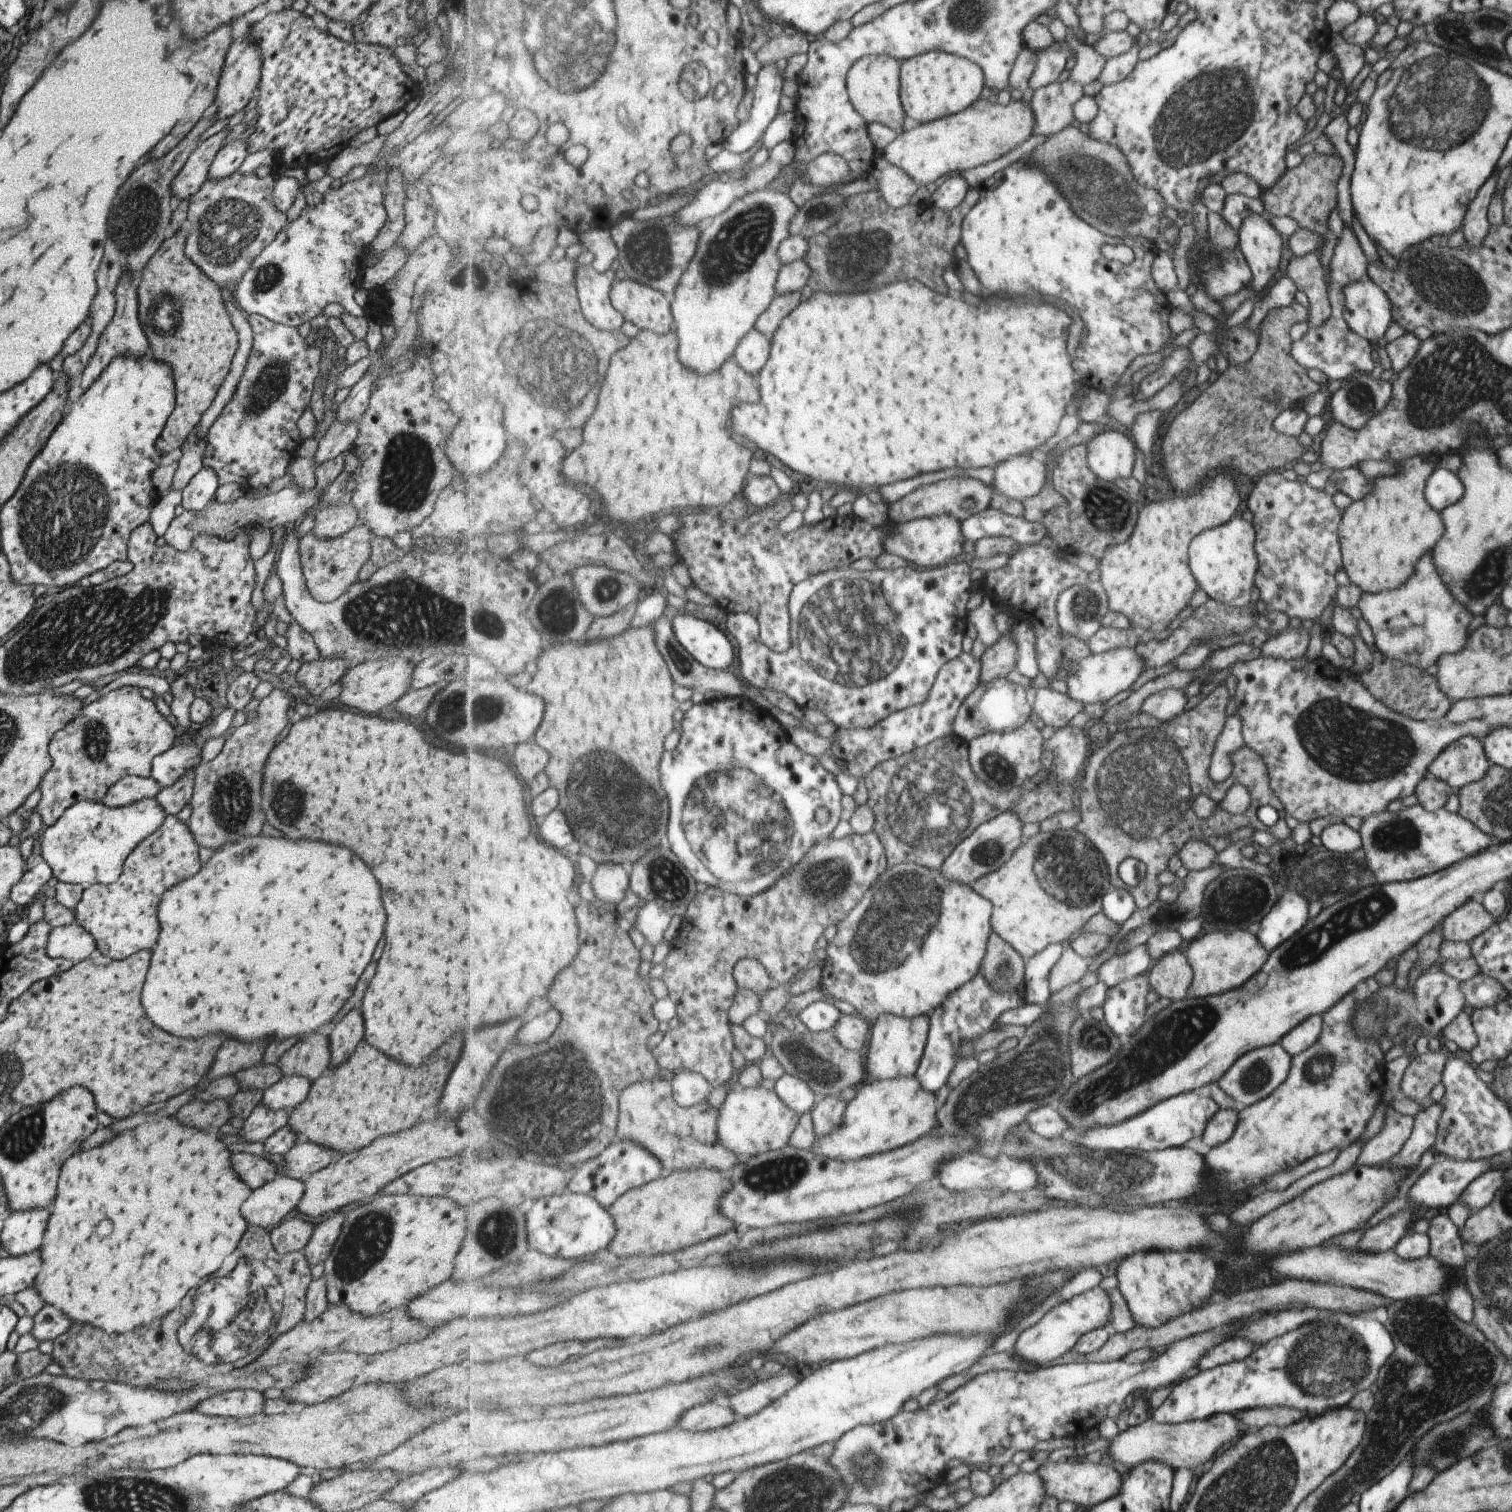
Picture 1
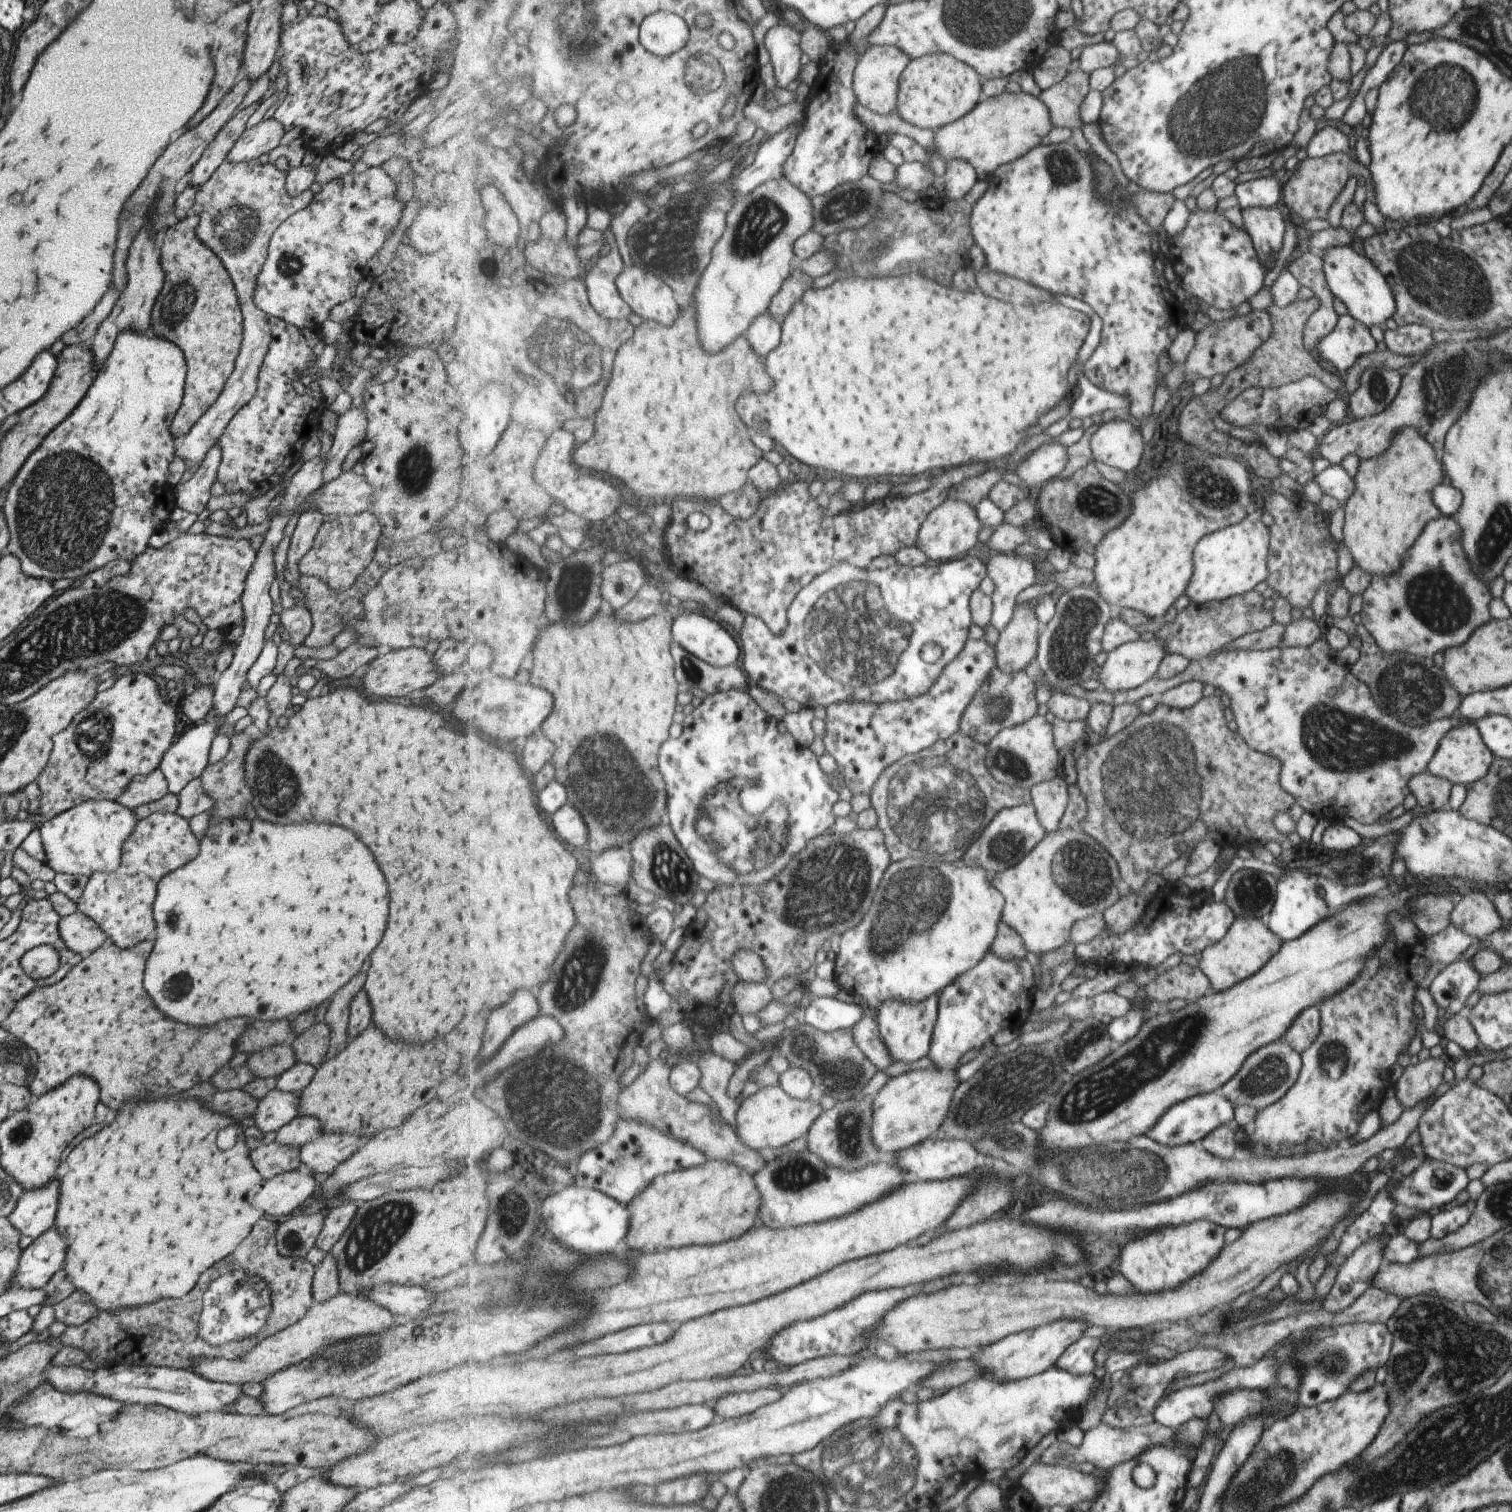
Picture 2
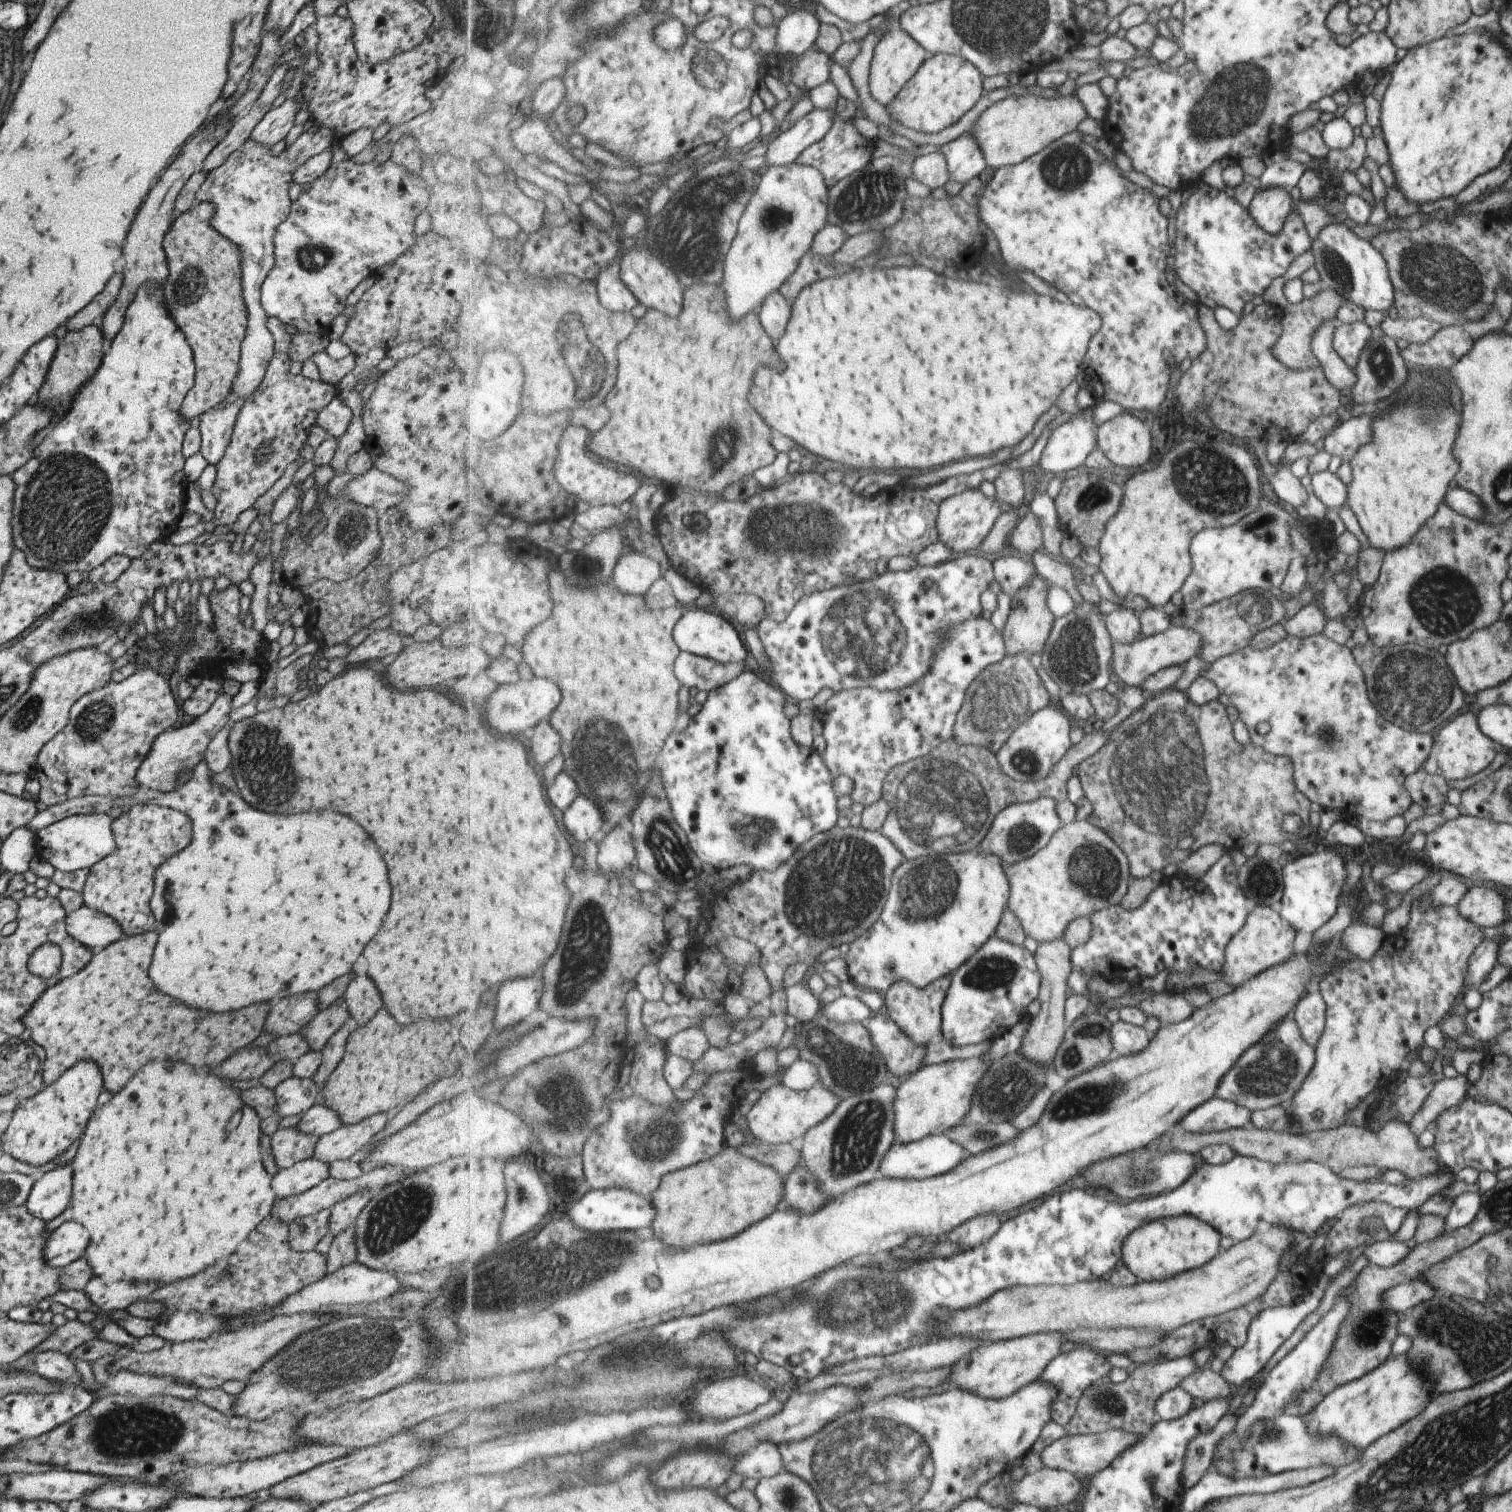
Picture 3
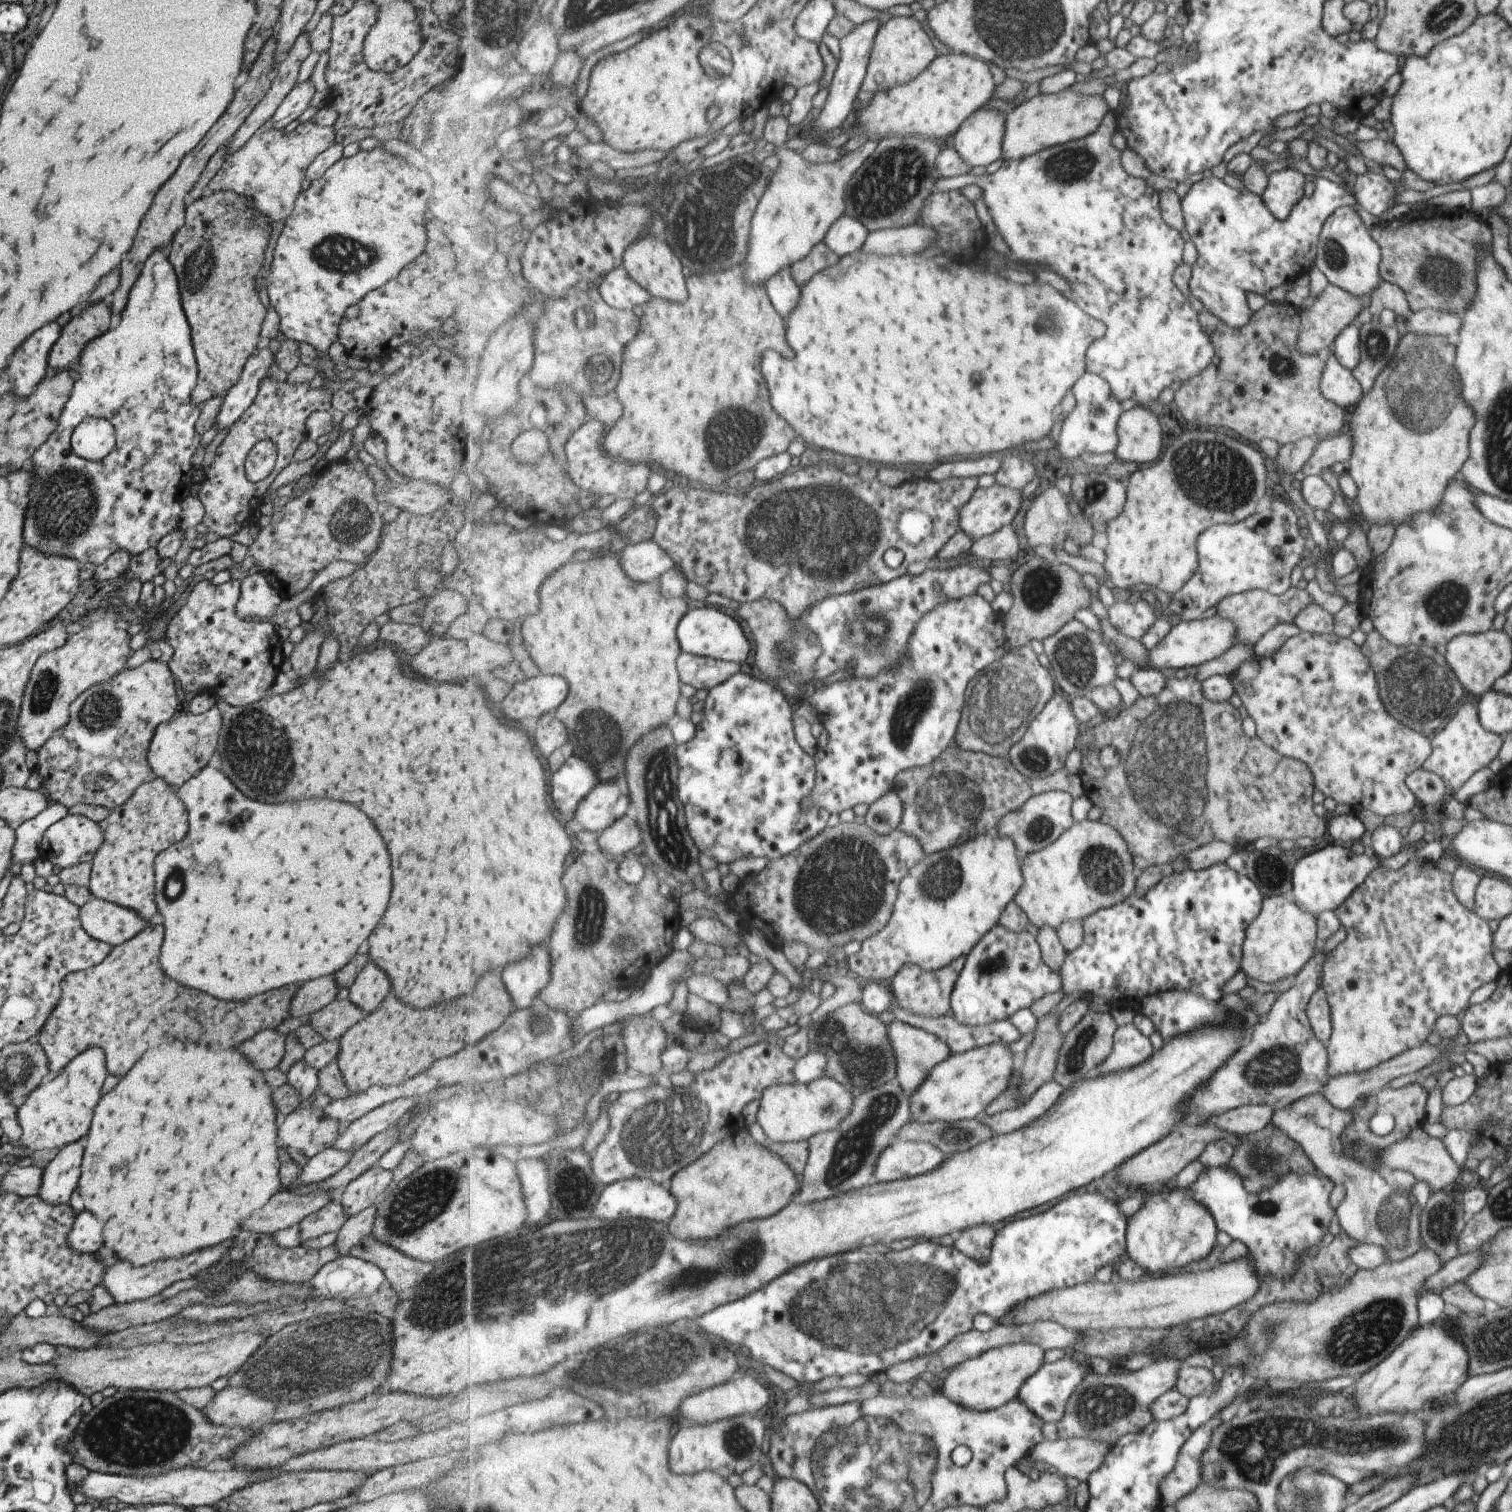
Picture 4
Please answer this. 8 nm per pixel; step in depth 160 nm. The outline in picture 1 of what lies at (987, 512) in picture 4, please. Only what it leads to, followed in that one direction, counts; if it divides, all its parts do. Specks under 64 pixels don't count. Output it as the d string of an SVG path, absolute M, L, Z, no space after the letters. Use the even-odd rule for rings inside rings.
M953 516L921 518L919 520L895 523L889 527L889 536L885 538L885 553L901 556L915 567L933 569L941 567L959 554L963 554L965 535L961 520Z

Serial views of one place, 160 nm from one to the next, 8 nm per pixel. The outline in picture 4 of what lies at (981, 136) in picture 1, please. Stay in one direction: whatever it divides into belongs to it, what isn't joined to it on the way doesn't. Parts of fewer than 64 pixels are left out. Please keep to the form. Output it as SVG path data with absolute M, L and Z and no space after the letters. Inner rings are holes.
M1071 90L1058 94L1044 94L1023 101L1007 115L1007 128L1003 138L1004 161L1021 161L1056 145L1089 137L1097 132L1103 118L1113 111L1107 100L1099 94L1075 94Z

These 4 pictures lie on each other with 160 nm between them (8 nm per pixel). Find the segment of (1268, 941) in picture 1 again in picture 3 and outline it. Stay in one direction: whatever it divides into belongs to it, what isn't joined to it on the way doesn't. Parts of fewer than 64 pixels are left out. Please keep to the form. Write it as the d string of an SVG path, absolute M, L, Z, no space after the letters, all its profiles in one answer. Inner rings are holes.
M1325 849L1291 860L1289 864L1283 866L1282 872L1281 897L1275 904L1284 922L1289 923L1296 930L1295 952L1305 953L1313 933L1336 914L1337 898L1345 884L1343 860L1335 851Z

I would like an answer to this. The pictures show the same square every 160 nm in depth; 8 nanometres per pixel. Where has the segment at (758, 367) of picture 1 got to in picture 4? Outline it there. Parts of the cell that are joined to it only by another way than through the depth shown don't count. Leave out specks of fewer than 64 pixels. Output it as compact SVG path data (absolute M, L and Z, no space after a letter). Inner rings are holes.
M792 266L785 267L765 283L770 299L784 316L787 324L790 312L793 312L793 309L798 305L802 291L802 287L797 284L793 276Z

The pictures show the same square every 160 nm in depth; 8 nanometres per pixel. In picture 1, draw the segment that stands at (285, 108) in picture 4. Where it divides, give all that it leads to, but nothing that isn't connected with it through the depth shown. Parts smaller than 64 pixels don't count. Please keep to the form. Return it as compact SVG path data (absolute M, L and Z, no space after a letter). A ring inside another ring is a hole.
M234 139L225 143L213 157L208 168L208 178L219 180L237 171L239 165L248 155L246 141Z

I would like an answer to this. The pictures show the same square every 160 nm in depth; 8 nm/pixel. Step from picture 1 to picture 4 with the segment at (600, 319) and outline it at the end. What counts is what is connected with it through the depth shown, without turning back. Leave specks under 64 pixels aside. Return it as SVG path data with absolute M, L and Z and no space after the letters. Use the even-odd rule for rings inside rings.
M624 265L605 275L599 289L605 302L616 309L643 306L651 300L649 291L629 274Z

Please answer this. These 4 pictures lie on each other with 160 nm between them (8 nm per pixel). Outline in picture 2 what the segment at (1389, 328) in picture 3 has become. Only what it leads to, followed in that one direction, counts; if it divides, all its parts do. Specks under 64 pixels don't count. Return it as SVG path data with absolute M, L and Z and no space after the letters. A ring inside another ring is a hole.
M1409 323L1394 330L1385 329L1383 332L1386 348L1403 356L1423 353L1435 343L1432 330L1422 324Z

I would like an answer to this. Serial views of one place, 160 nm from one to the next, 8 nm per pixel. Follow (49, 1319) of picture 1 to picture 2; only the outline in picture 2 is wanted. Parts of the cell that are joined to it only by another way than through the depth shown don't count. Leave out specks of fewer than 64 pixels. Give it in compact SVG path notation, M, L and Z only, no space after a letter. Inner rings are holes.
M73 1291L65 1299L52 1306L54 1320L65 1322L67 1326L79 1326L98 1313L98 1308L86 1294Z

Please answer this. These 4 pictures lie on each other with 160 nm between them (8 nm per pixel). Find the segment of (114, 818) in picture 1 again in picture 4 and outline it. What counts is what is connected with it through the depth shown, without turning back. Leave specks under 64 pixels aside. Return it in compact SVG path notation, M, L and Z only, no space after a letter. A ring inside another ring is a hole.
M67 814L43 832L38 858L63 869L90 863L101 848L103 832L99 824L80 814Z

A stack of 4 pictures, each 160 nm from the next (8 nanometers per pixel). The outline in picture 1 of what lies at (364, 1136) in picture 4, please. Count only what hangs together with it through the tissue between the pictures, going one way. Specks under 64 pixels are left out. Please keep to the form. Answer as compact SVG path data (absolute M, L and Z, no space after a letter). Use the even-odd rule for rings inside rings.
M298 1139L282 1157L283 1164L276 1166L276 1174L303 1181L309 1174L322 1170L333 1160L333 1150L319 1144Z

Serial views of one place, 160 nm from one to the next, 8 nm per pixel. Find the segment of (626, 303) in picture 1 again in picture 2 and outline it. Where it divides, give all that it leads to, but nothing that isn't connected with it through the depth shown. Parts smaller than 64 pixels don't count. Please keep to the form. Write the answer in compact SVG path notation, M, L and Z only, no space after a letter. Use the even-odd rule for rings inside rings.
M634 264L617 277L622 297L633 306L634 313L647 321L673 326L679 318L679 304L673 287L661 280L657 273Z

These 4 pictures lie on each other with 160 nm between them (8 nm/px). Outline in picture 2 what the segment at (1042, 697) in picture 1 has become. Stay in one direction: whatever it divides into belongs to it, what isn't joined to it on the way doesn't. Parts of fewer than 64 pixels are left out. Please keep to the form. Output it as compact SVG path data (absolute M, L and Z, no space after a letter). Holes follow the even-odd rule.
M1057 692L1047 702L1052 719L1066 721L1086 721L1092 709L1089 700L1077 698L1073 694Z

